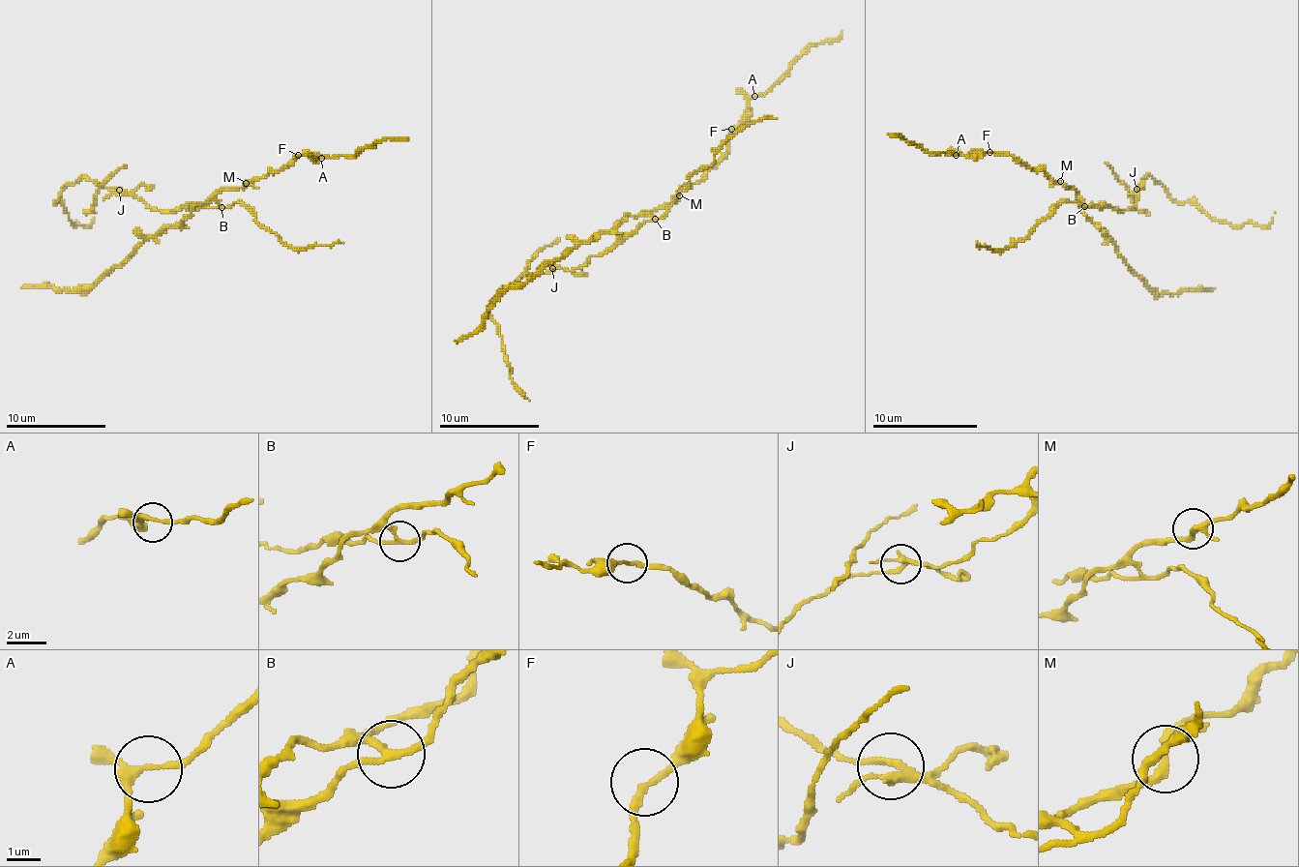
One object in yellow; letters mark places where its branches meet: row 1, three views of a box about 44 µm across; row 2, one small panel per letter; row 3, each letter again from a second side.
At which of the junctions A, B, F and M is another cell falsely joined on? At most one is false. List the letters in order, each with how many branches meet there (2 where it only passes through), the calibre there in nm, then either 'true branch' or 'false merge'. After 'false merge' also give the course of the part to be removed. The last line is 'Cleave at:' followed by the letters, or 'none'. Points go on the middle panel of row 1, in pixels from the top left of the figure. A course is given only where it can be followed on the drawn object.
A: 3 branches meet; 190 nm thick; true branch
B: 3 branches meet; 180 nm thick; false merge; foreign part runs (654, 218), (602, 255), (570, 271), (529, 273), (489, 303), (512, 383), (529, 401)
F: 2 branches meet; 200 nm thick; true branch
M: 3 branches meet; 220 nm thick; true branch
Cleave at: B

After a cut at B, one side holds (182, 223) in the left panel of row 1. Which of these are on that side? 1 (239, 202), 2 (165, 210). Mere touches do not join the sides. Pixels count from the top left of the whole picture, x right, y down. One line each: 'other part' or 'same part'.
1: other part
2: other part

